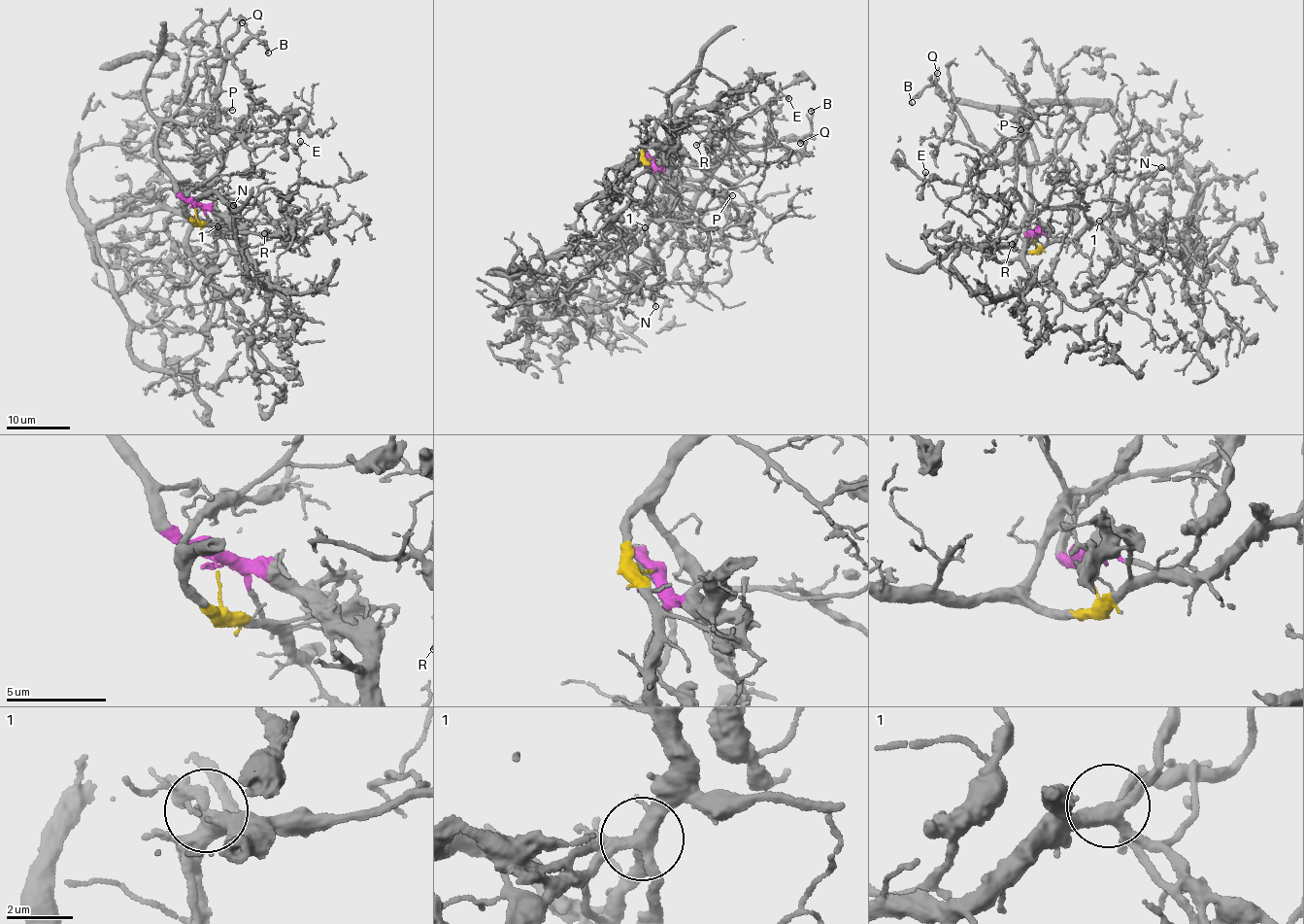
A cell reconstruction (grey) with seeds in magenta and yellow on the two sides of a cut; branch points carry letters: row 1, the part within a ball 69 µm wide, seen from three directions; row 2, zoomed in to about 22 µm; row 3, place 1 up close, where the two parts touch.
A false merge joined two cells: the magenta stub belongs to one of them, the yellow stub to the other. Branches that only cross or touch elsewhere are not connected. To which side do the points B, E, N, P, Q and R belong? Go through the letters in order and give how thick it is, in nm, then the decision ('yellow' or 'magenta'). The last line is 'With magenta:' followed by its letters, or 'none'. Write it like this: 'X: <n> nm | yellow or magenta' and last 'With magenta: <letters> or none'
B: 110 nm | magenta
E: 130 nm | yellow
N: 130 nm | yellow
P: 200 nm | magenta
Q: 110 nm | magenta
R: 160 nm | magenta
With magenta: B, P, Q, R

